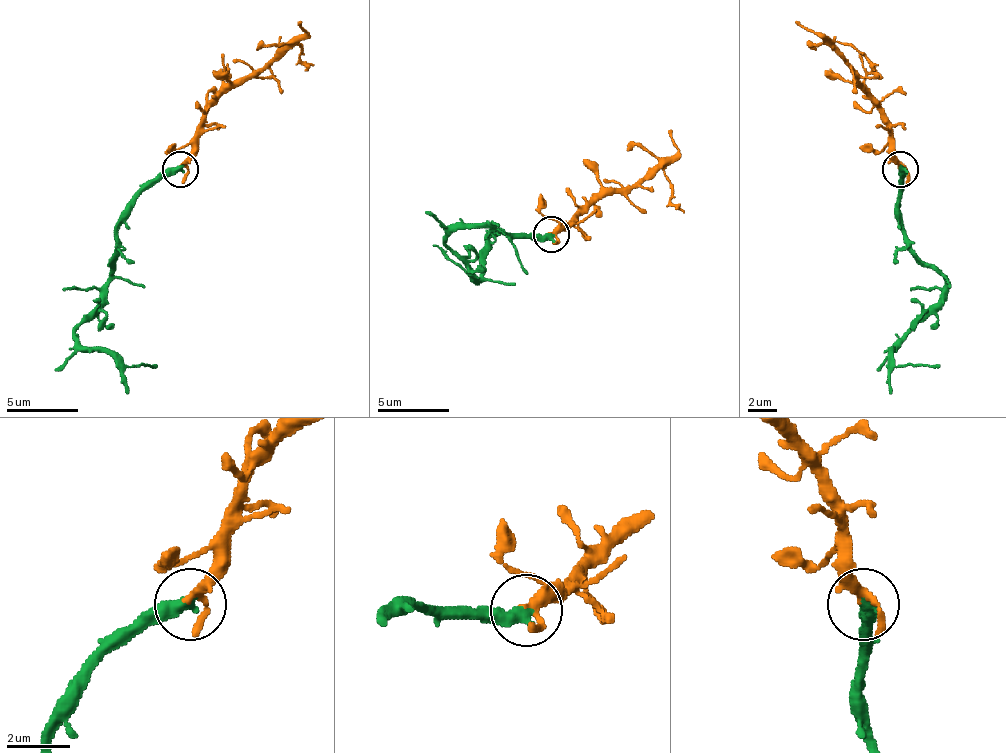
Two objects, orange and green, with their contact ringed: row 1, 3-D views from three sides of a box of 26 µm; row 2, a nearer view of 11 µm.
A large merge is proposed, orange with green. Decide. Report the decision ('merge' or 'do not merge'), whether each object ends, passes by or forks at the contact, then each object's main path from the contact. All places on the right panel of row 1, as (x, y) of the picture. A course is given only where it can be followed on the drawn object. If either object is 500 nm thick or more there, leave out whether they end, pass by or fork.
merge; orange passes by; green ends; course orange (899, 168), (885, 114), (863, 92), (860, 78), (834, 46), (845, 42), (877, 64); course green (899, 168), (899, 225), (906, 243), (946, 283), (939, 301), (892, 351), (892, 362), (939, 369)

